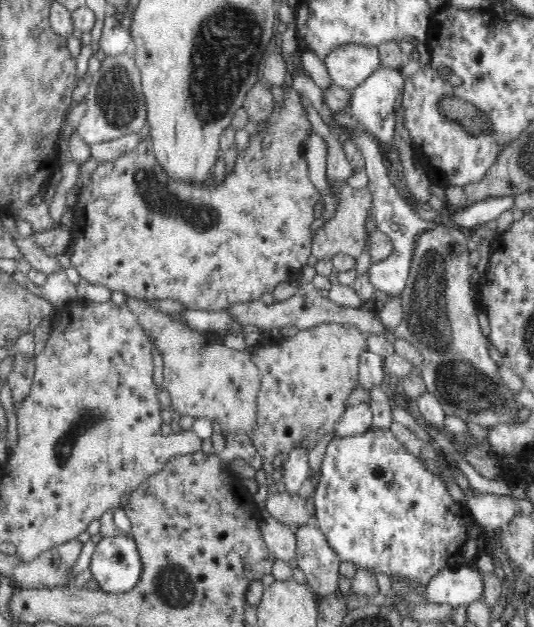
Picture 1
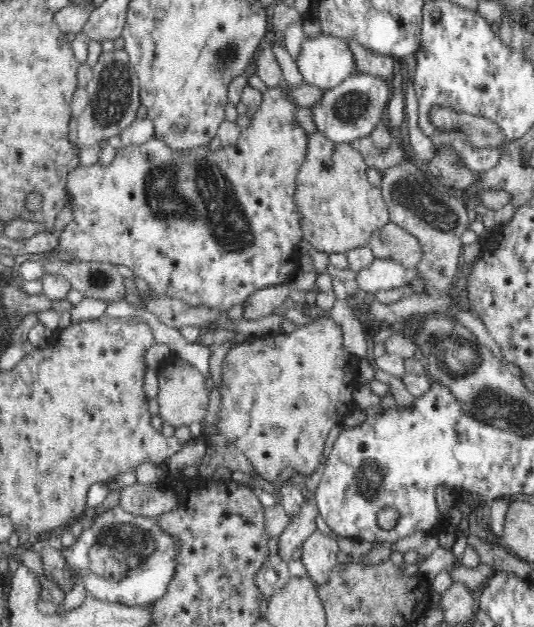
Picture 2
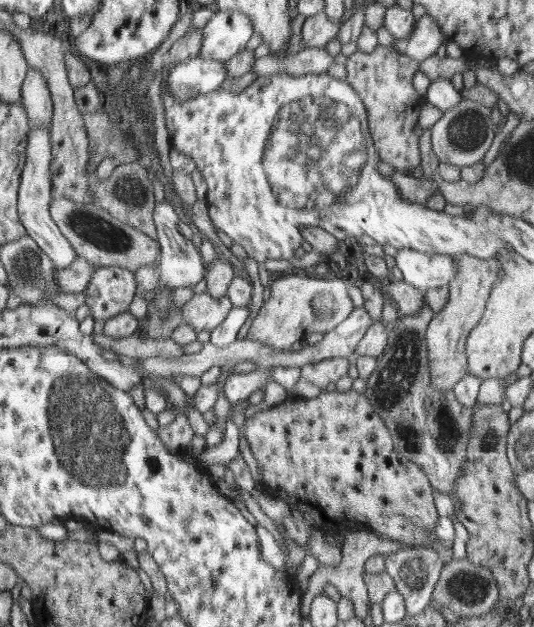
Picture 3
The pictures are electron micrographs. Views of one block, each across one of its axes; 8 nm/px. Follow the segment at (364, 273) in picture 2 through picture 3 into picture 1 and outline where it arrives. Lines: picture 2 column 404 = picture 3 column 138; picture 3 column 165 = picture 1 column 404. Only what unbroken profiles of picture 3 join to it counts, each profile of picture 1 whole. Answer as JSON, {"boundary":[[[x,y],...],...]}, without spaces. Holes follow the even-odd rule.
{"boundary":[[[347,129],[344,130],[344,134],[360,147],[360,151],[362,151],[362,155],[364,155],[364,169],[368,175],[368,183],[365,185],[370,188],[370,192],[373,193],[375,219],[377,220],[376,228],[386,233],[386,235],[392,239],[392,244],[395,247],[395,252],[392,255],[389,255],[384,260],[371,263],[367,272],[368,280],[376,291],[381,290],[386,294],[391,294],[391,296],[399,296],[405,289],[405,284],[407,283],[411,257],[412,254],[414,254],[415,234],[426,229],[427,222],[420,217],[416,206],[400,197],[398,190],[390,181],[390,176],[388,176],[388,172],[382,161],[383,150],[380,148],[378,140],[361,129]]]}

